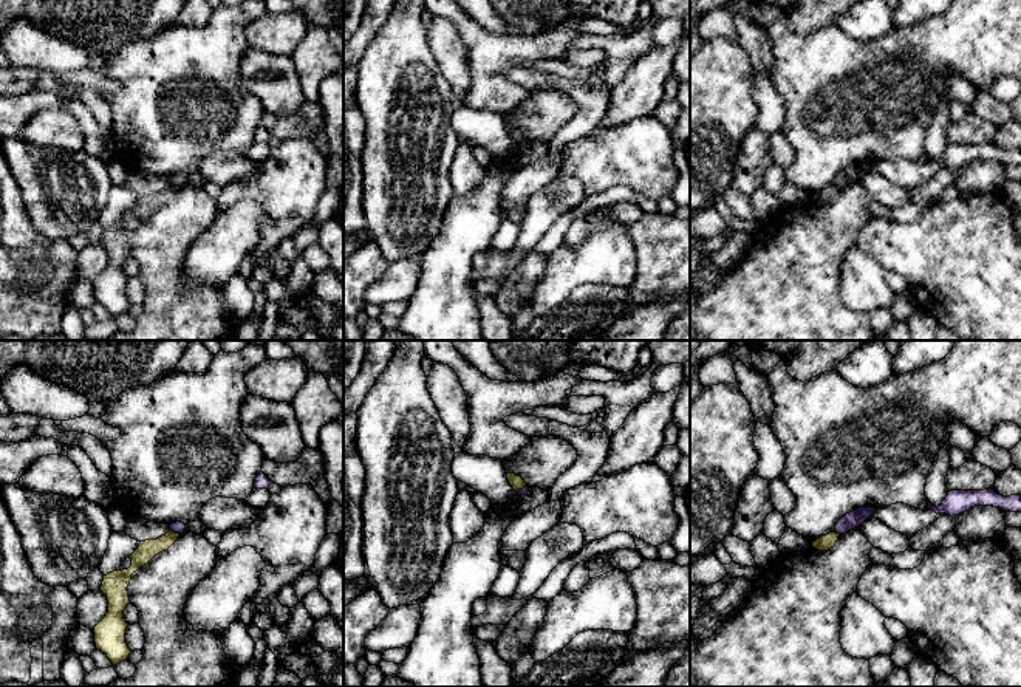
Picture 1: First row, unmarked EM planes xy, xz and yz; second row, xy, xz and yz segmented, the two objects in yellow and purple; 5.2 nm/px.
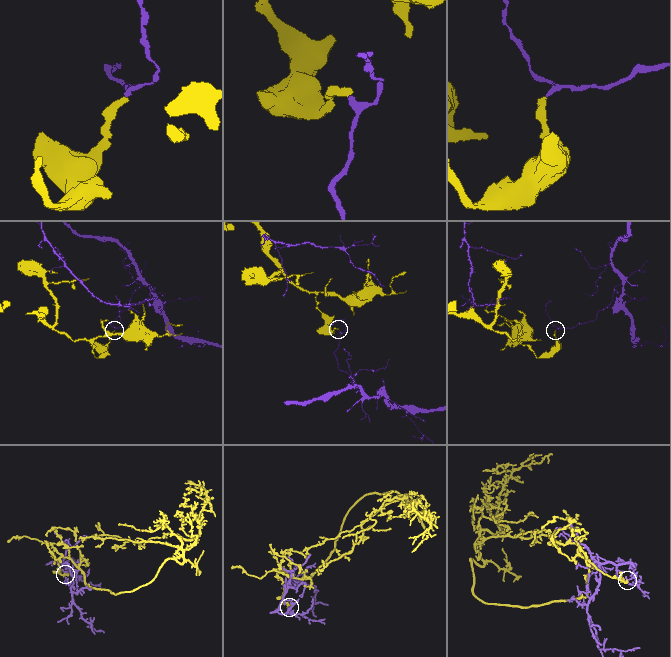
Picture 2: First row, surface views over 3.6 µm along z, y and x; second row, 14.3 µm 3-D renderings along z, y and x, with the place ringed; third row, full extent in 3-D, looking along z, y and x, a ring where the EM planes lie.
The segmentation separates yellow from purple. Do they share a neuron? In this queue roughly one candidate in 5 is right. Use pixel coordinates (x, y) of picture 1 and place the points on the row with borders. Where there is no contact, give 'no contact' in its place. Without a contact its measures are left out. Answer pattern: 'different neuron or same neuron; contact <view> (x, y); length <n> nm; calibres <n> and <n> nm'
different neuron; contact xy (175, 533); length 50 nm; calibres 100 and 60 nm

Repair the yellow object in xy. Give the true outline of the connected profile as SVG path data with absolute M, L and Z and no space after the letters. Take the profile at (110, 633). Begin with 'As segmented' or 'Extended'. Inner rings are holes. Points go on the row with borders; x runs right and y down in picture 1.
As segmented. M169 531L156 540L141 542L138 549L130 555L131 566L122 571L113 571L104 576L101 591L107 596L108 613L94 627L96 648L107 655L113 665L128 659L131 650L125 642L128 624L124 619L124 610L130 603L127 586L131 574L147 565L155 555L167 551L178 540L179 534Z

